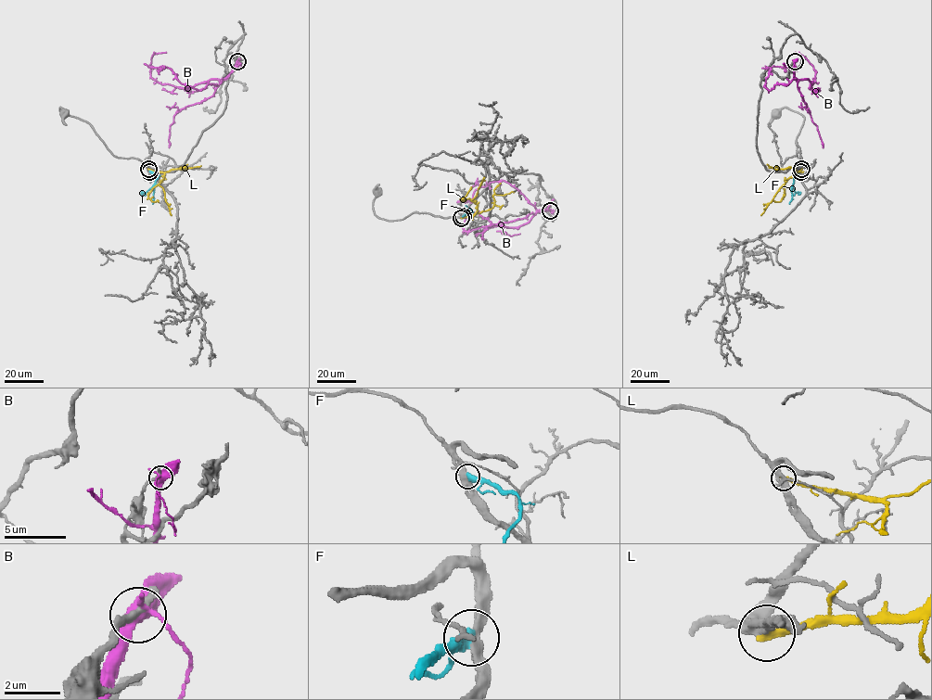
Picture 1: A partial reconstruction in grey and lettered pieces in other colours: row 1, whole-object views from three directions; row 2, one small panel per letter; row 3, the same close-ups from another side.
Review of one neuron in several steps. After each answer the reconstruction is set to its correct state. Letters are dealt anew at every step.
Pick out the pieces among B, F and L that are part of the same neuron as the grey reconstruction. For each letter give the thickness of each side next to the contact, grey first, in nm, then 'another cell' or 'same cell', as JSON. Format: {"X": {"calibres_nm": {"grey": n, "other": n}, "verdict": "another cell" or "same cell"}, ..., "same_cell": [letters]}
{"B": {"calibres_nm": {"grey": 320, "other": 400}, "verdict": "another cell"}, "F": {"calibres_nm": {"grey": 400, "other": 400}, "verdict": "another cell"}, "L": {"calibres_nm": {"grey": 420, "other": 320}, "verdict": "another cell"}, "same_cell": []}

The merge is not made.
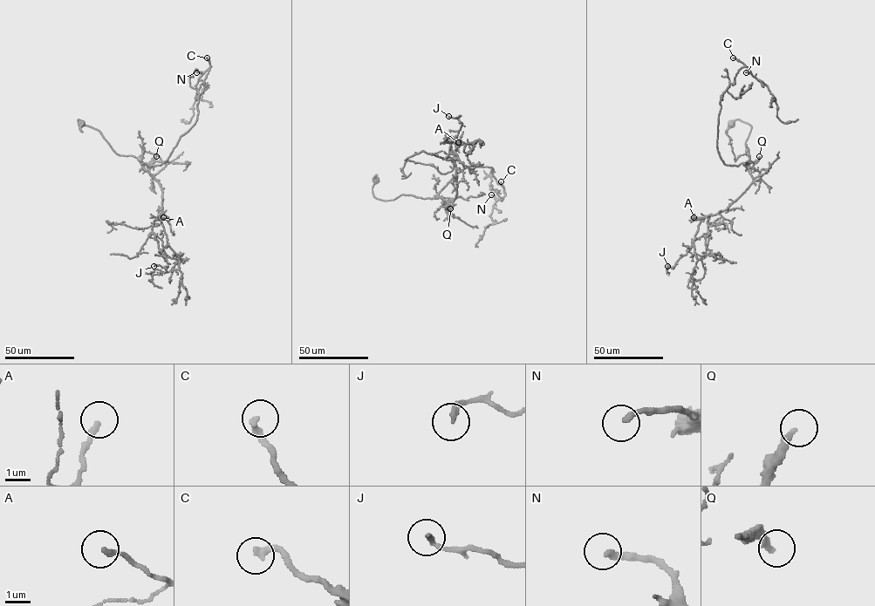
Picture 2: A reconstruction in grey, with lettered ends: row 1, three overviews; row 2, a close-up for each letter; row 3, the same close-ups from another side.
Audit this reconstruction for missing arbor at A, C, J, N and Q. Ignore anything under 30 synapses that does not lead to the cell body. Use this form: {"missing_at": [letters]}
{"missing_at": ["C", "N"]}

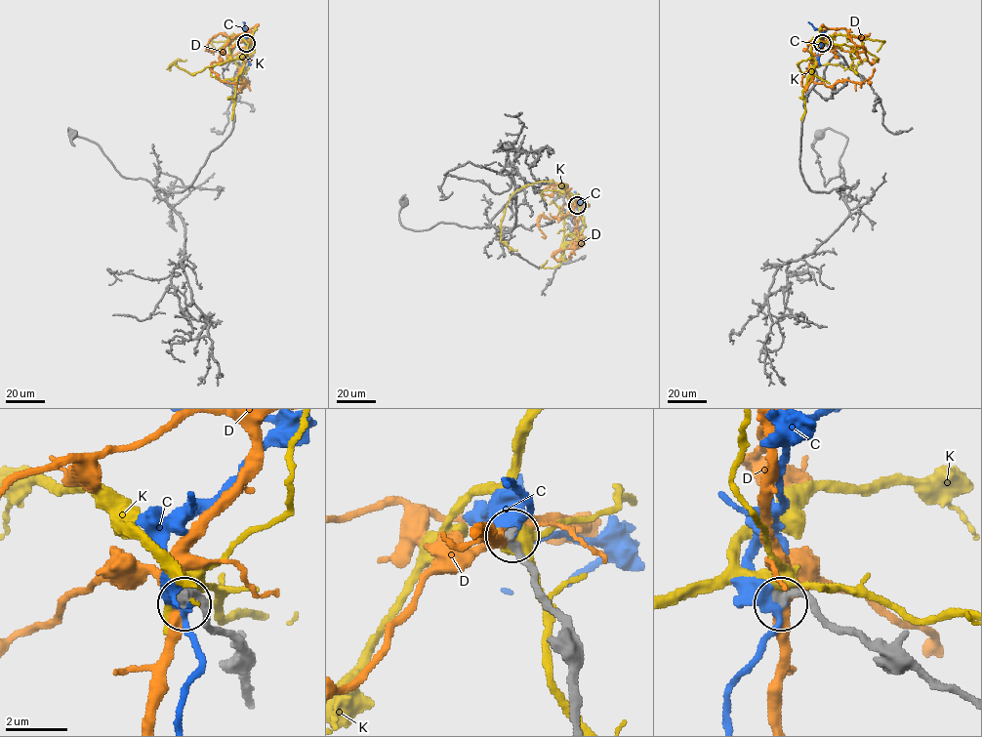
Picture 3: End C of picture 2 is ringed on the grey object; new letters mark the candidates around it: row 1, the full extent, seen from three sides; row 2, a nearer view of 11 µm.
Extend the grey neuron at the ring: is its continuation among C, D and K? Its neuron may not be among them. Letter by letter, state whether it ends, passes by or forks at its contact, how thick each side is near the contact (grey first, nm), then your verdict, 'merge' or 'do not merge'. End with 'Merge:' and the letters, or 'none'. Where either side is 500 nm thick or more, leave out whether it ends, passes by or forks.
C: calibres 280 and 550 nm; merge
D: it forks; calibres 280 and 320 nm; do not merge
K: it forks; calibres 320 and 440 nm; do not merge
Merge: C

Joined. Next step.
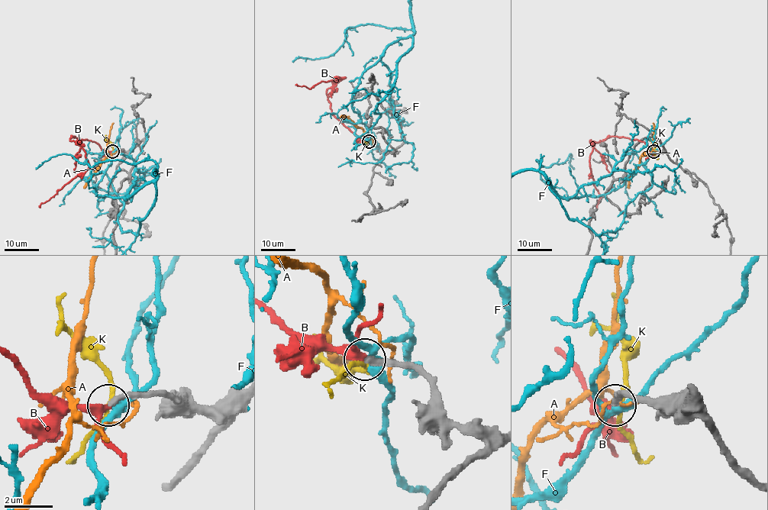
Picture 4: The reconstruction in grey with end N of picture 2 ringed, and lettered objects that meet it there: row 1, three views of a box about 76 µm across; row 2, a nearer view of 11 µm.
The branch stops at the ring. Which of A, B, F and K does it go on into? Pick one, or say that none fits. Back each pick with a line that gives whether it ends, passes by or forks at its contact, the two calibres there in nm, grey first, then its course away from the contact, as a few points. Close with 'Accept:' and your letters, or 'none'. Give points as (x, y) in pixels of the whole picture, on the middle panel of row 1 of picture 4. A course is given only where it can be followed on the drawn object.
B: it passes by; 240 nm thick on the grey side, 280 nm on the other; it runs (369, 140), (360, 139), (333, 114), (327, 90), (344, 77), (321, 81), (310, 88), (296, 85)
Accept: B

